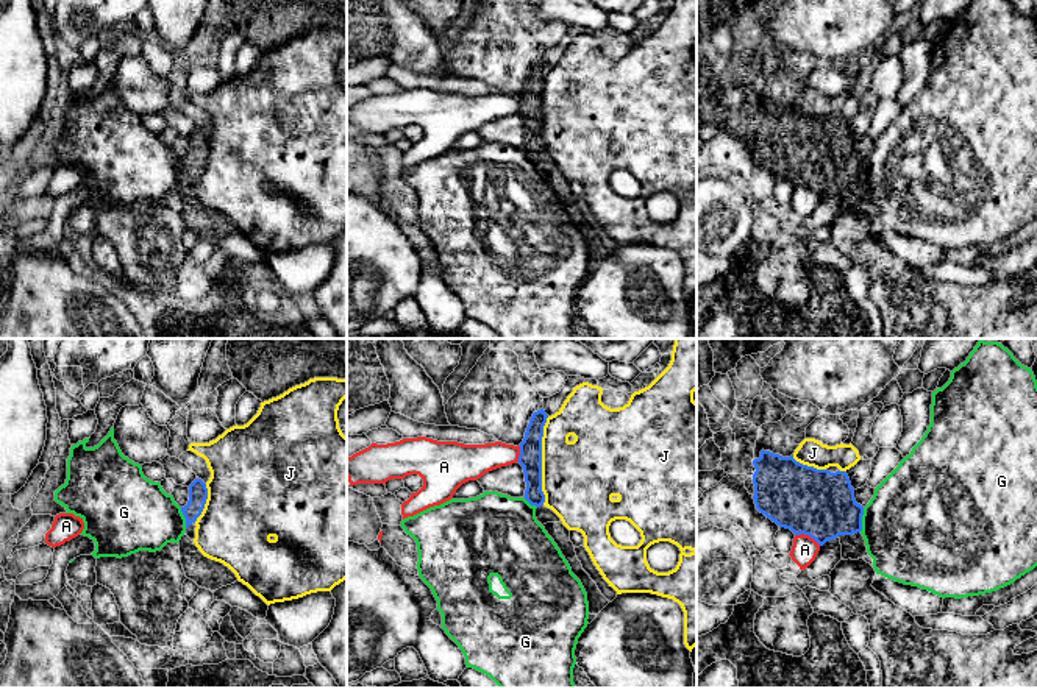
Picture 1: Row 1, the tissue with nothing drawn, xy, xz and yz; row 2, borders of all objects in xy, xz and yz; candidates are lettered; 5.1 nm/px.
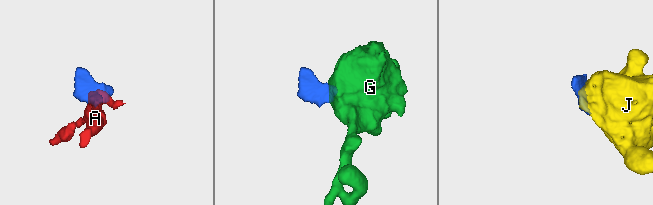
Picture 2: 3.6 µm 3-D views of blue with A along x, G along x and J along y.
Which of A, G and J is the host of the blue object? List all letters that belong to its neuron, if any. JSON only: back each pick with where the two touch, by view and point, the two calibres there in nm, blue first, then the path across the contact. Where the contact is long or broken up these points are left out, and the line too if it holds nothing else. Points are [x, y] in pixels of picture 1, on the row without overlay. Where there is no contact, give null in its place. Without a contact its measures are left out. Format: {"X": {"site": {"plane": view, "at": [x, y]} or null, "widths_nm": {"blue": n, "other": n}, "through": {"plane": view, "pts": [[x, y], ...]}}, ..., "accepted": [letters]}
{"accepted": []}

